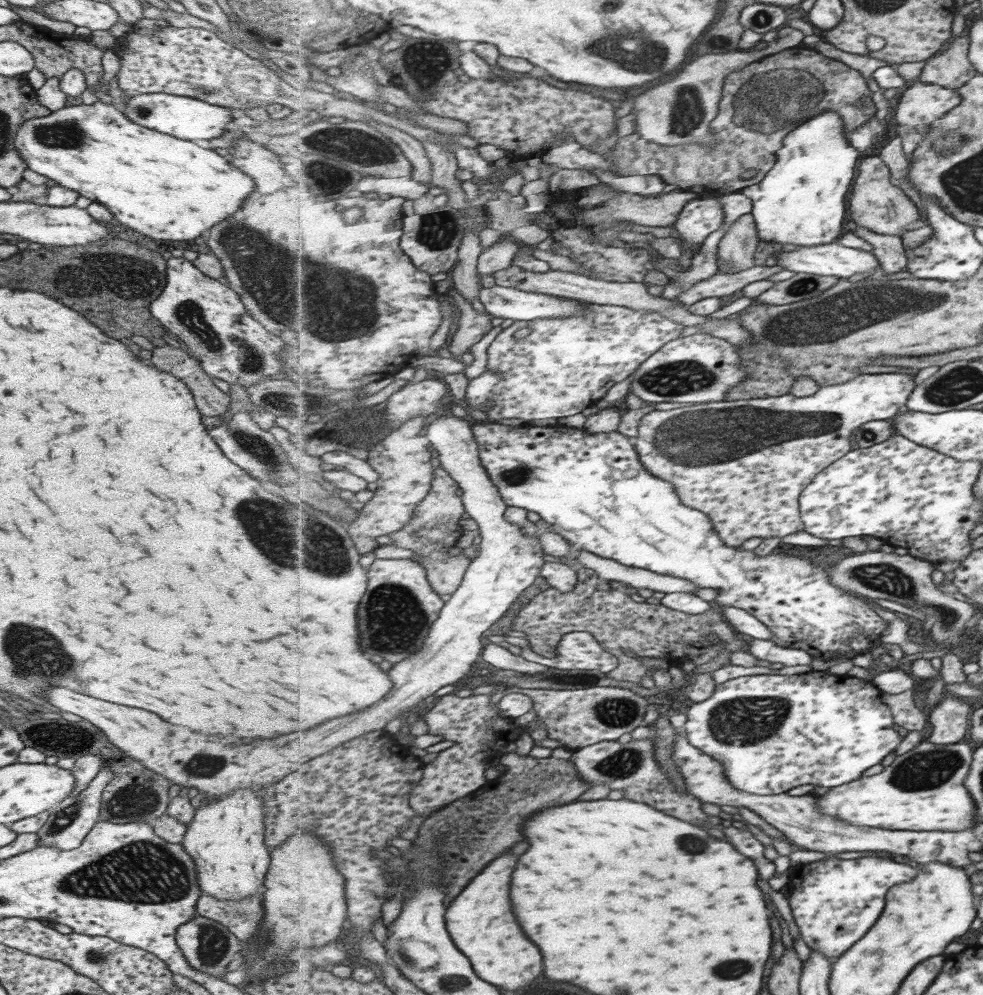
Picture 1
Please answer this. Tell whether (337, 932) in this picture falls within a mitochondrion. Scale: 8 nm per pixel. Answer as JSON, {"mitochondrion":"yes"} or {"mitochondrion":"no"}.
{"mitochondrion":"no"}

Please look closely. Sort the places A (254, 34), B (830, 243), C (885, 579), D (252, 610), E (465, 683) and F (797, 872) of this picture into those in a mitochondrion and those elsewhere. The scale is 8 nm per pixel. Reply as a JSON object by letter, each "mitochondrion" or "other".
{"A":"other","B":"other","C":"mitochondrion","D":"other","E":"other","F":"other"}

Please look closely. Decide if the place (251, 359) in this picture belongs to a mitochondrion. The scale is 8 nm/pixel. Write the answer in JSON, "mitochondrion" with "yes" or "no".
{"mitochondrion":"yes"}

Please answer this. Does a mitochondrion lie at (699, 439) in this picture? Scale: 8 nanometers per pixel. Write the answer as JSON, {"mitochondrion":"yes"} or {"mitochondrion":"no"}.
{"mitochondrion":"yes"}

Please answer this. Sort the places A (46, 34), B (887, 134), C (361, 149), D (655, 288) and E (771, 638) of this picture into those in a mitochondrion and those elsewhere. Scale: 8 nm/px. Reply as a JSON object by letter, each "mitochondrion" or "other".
{"A":"other","B":"other","C":"mitochondrion","D":"other","E":"other"}

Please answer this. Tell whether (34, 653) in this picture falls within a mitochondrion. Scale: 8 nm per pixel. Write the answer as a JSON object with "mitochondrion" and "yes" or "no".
{"mitochondrion":"yes"}

